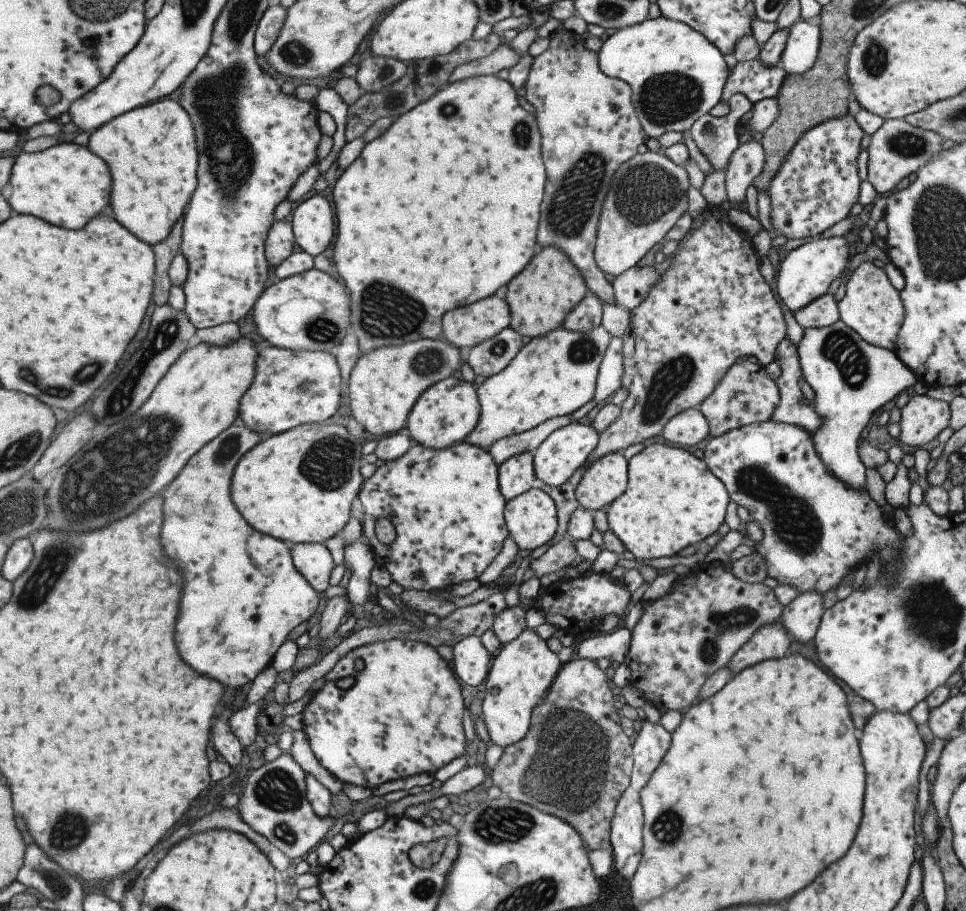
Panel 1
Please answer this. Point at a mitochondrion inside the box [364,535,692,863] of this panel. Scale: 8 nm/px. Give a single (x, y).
(564, 770)

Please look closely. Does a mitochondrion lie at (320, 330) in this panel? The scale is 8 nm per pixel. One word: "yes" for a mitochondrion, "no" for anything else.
yes

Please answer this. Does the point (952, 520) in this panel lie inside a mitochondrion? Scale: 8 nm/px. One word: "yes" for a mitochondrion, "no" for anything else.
no

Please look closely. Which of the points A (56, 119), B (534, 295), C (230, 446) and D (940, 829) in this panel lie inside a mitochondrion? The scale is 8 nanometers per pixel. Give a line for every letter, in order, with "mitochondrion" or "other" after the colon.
A: other
B: other
C: mitochondrion
D: other

